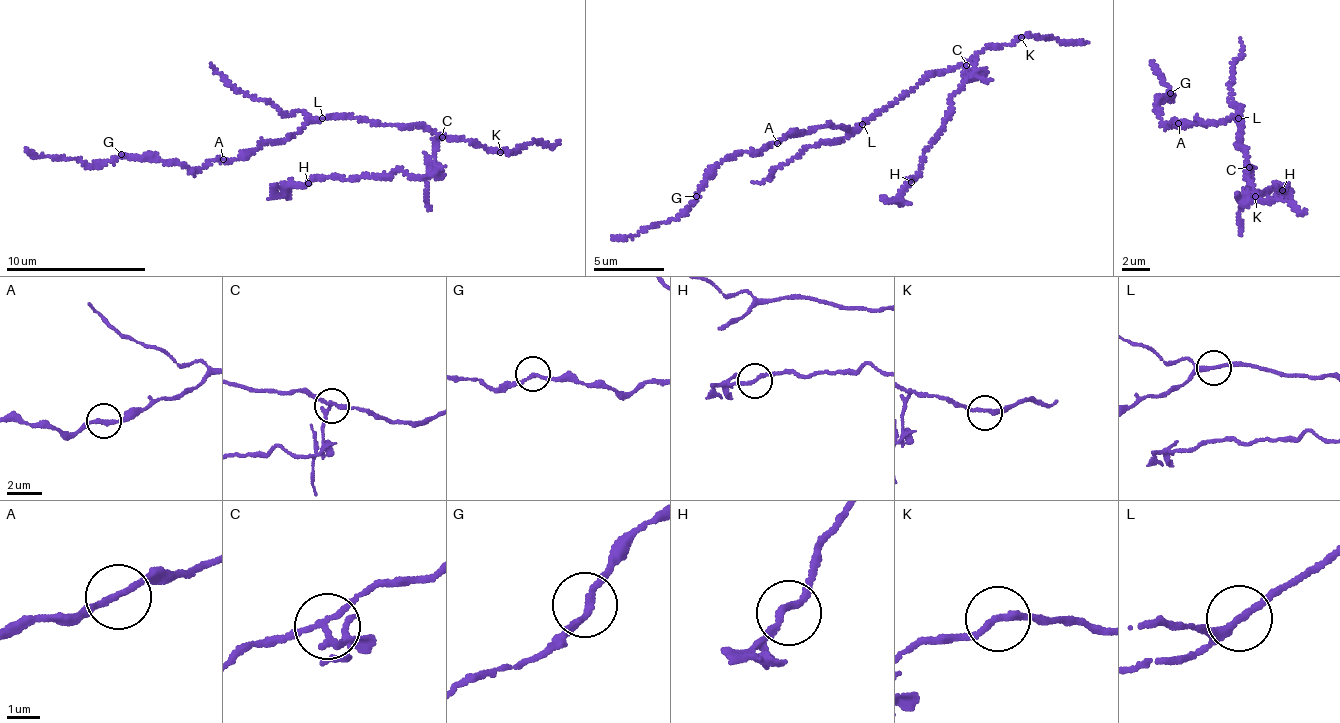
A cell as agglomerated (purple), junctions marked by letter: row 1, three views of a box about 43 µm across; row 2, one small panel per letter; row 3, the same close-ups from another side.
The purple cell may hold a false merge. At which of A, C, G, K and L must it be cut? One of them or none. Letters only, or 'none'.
C

